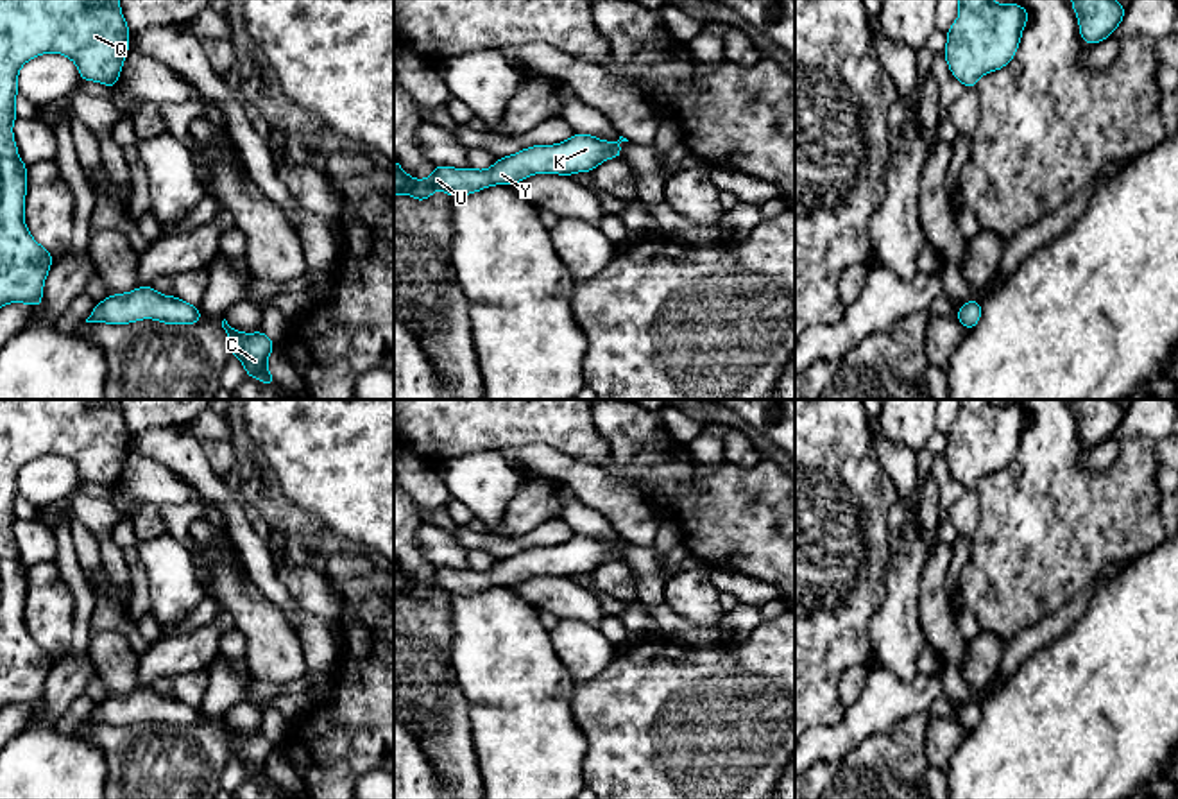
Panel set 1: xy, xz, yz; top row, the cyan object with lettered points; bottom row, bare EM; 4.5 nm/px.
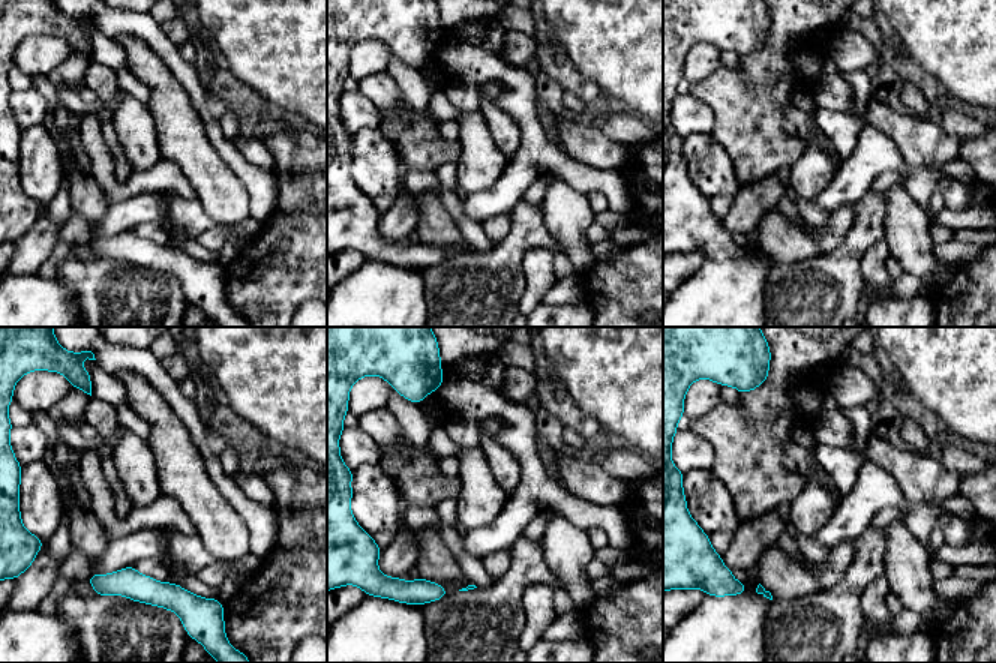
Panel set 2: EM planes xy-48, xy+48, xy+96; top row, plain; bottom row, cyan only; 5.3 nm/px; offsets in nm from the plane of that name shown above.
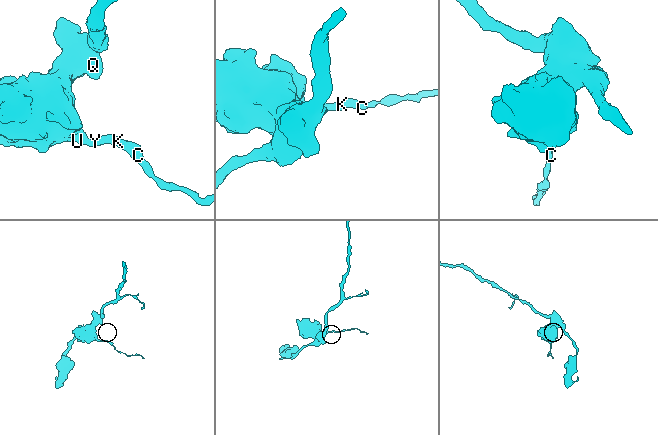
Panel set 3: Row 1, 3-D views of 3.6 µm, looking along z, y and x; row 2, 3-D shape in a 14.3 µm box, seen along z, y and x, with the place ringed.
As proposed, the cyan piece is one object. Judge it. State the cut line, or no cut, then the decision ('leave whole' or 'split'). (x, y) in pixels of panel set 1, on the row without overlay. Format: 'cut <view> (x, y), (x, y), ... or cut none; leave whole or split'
cut none; leave whole

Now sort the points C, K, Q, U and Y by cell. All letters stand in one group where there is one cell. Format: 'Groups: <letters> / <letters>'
Groups: C K Q U Y

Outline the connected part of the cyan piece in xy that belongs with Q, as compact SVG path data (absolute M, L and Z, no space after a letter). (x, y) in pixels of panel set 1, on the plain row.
M0 400L0 708L39 708L43 684L54 663L54 657L32 640L23 620L27 566L20 561L13 536L18 520L18 473L32 459L55 453L77 466L81 482L113 489L129 453L129 437L131 430L118 400Z

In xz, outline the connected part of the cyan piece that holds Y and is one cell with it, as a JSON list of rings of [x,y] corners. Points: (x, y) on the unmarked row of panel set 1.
[[[576,534],[557,546],[534,546],[512,557],[498,559],[487,571],[435,566],[428,580],[414,580],[394,561],[394,597],[406,595],[415,602],[426,602],[437,589],[448,598],[471,597],[492,586],[514,588],[534,575],[573,577],[576,573],[591,573],[610,559],[623,559],[621,543],[628,541],[619,537],[618,543],[603,543],[596,537]]]

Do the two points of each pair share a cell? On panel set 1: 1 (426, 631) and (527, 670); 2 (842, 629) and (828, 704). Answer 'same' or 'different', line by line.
1: different
2: same

